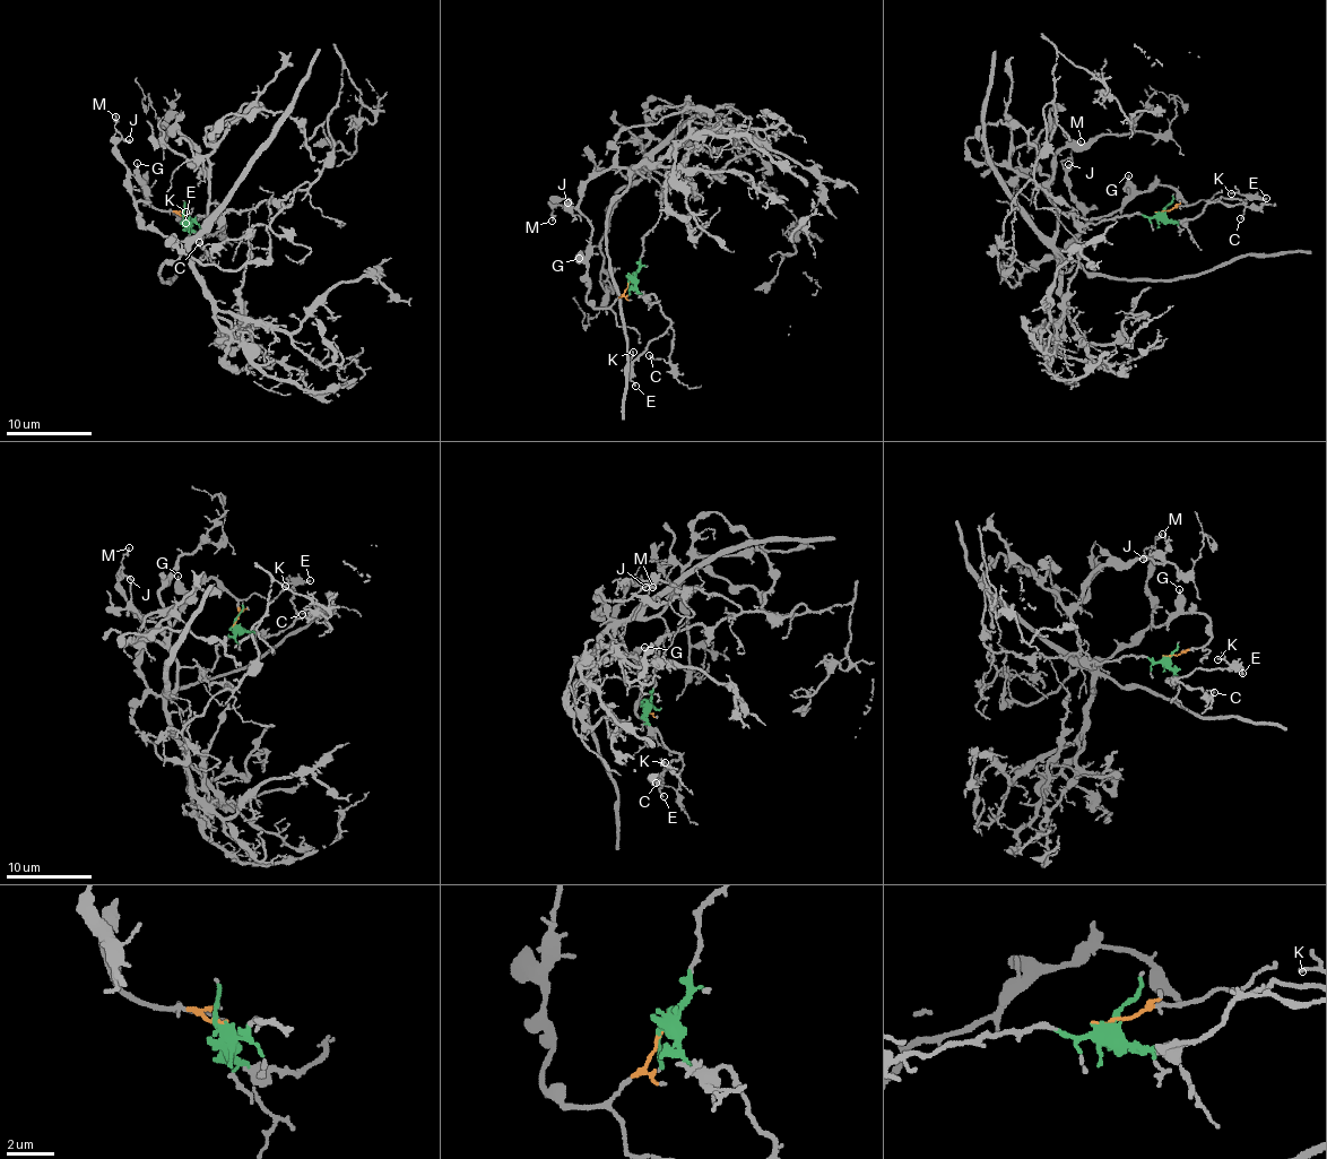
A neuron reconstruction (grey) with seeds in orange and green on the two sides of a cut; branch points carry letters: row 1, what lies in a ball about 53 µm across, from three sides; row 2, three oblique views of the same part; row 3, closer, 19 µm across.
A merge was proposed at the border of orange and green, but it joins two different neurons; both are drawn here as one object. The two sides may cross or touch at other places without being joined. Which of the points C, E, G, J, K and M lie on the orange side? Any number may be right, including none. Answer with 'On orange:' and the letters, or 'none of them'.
On orange: G, J, M

